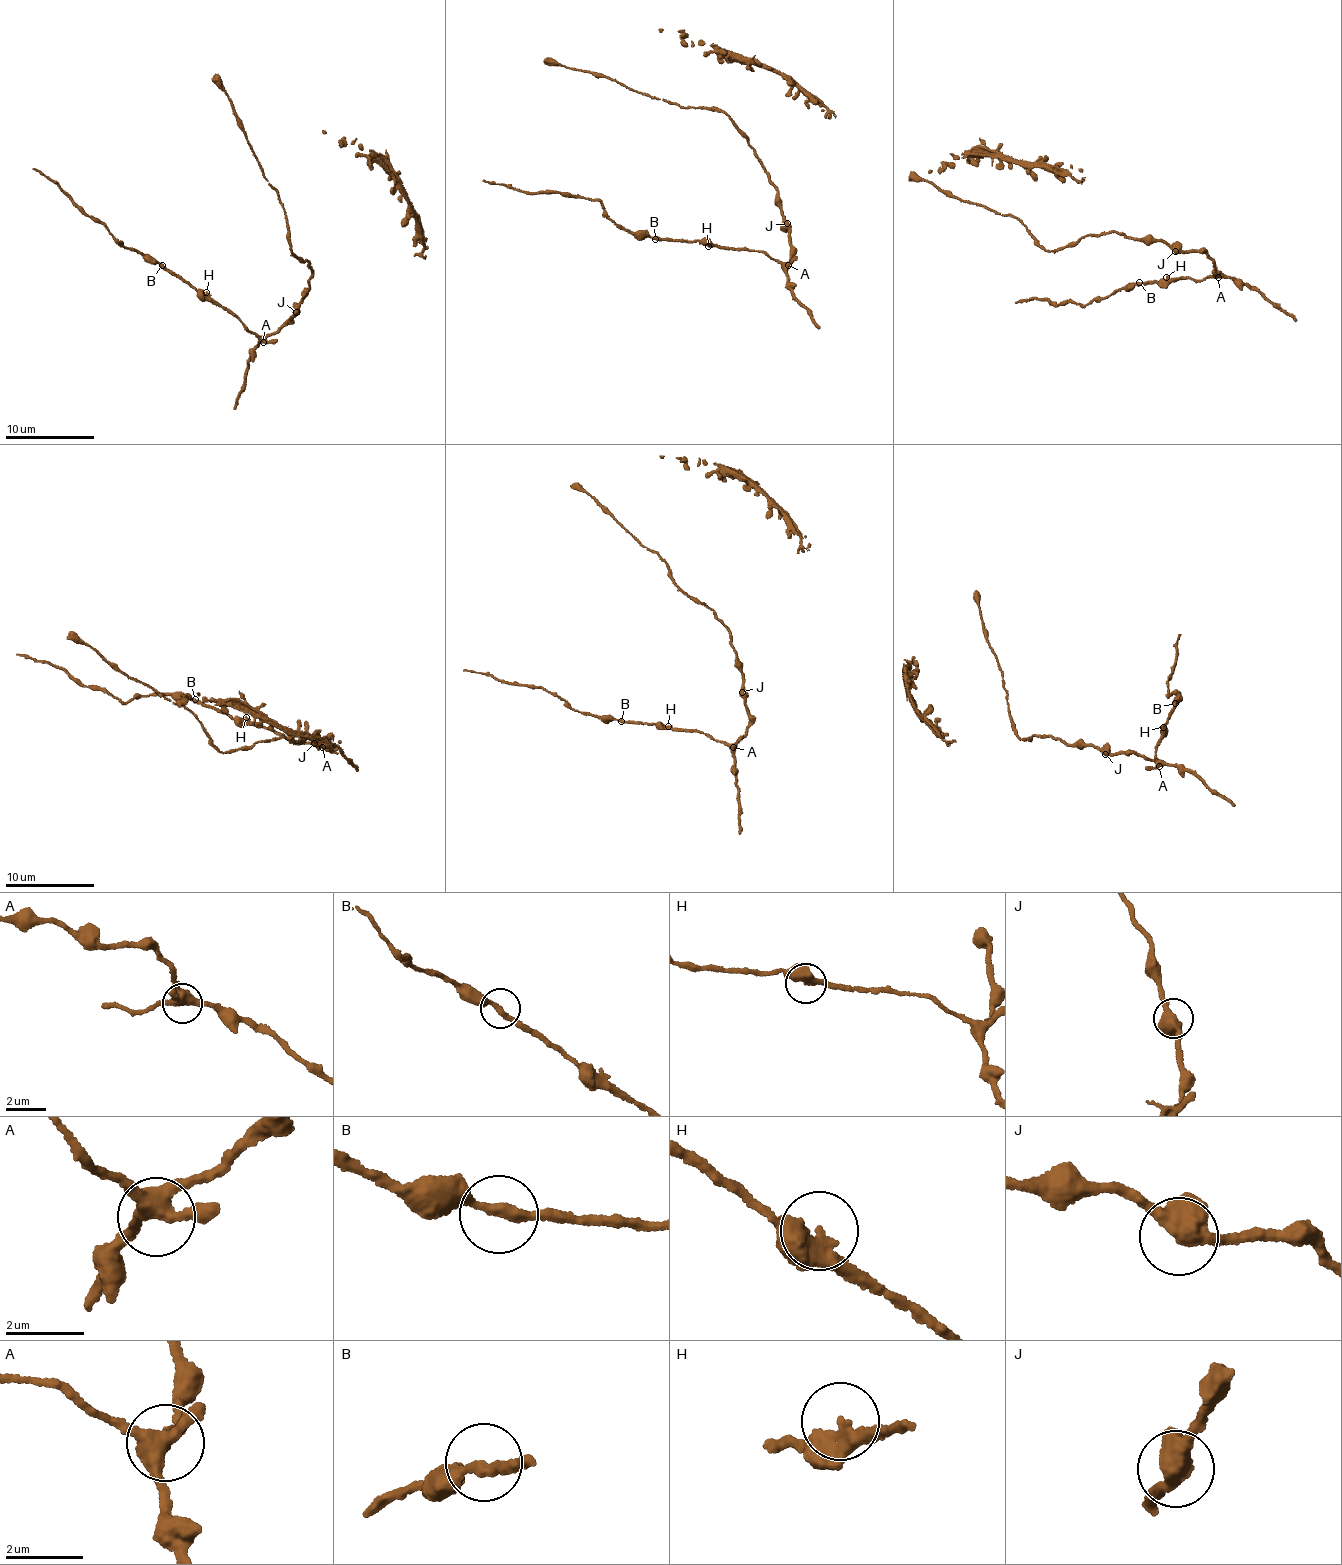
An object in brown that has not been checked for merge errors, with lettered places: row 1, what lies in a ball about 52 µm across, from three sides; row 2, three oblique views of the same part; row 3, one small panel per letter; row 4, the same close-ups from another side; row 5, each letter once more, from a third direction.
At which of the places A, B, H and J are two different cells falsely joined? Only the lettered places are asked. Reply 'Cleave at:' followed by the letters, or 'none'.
Cleave at: none

